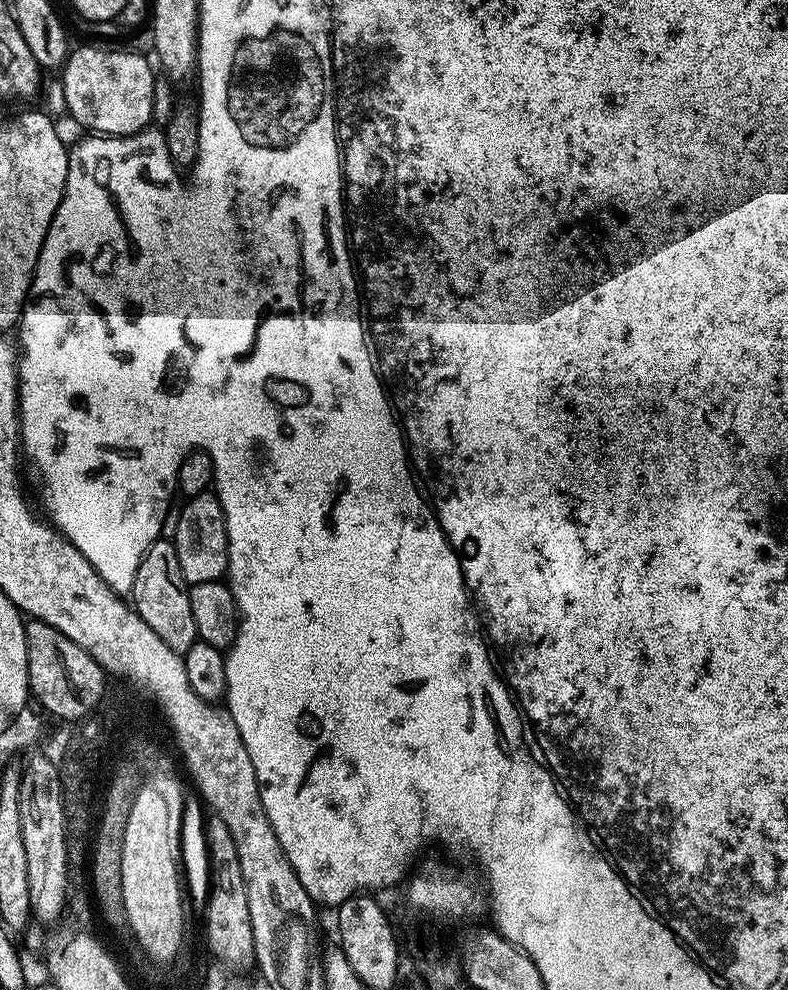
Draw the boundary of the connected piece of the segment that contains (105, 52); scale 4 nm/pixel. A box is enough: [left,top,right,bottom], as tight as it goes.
[62,48,156,136]

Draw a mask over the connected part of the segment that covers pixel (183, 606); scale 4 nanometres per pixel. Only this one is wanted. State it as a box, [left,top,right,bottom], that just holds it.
[130,539,197,654]

